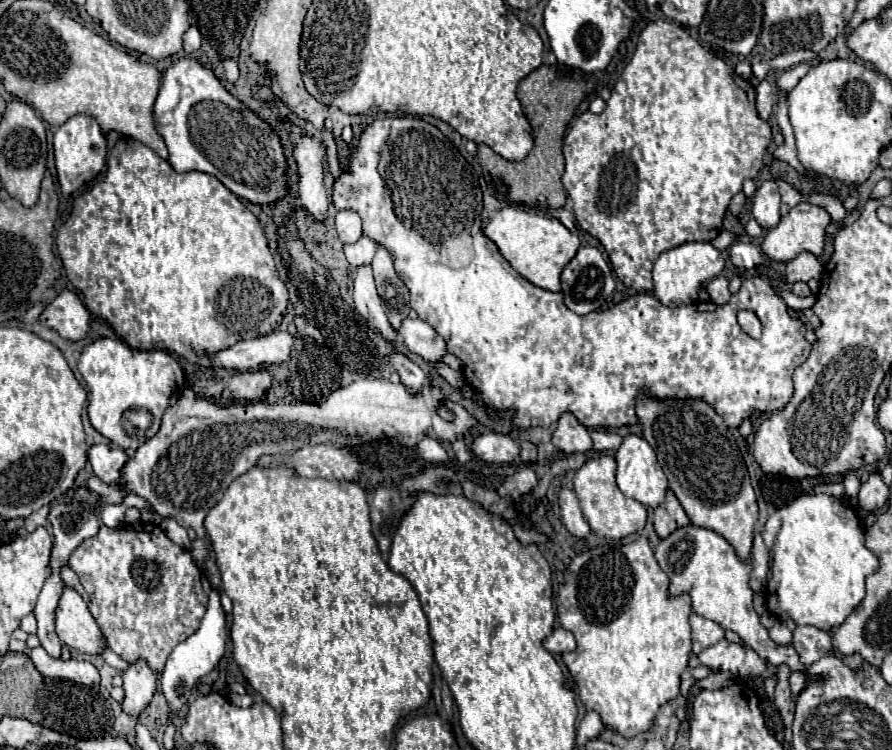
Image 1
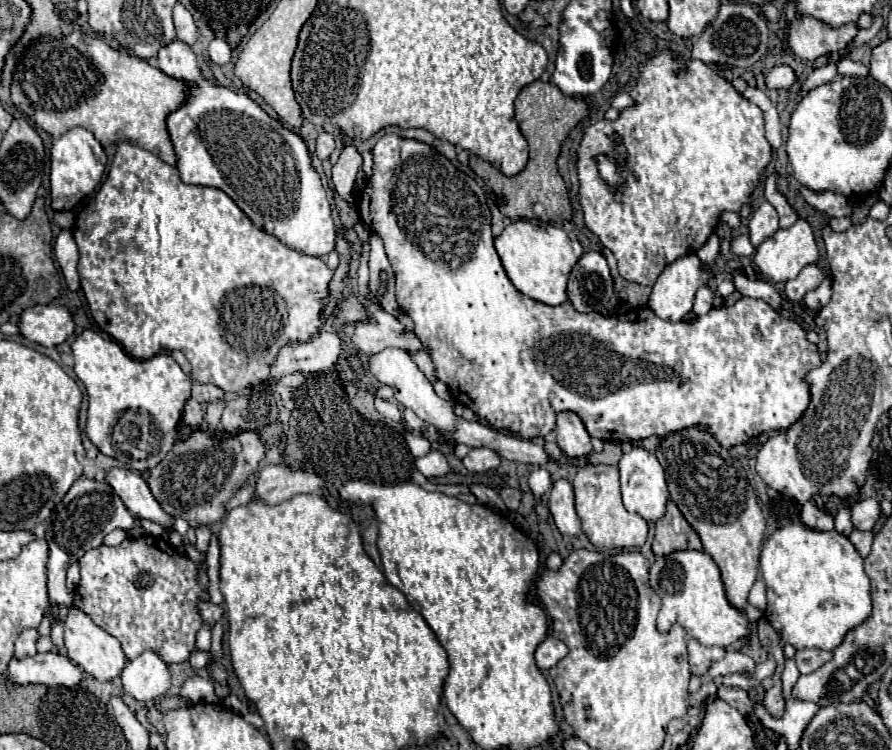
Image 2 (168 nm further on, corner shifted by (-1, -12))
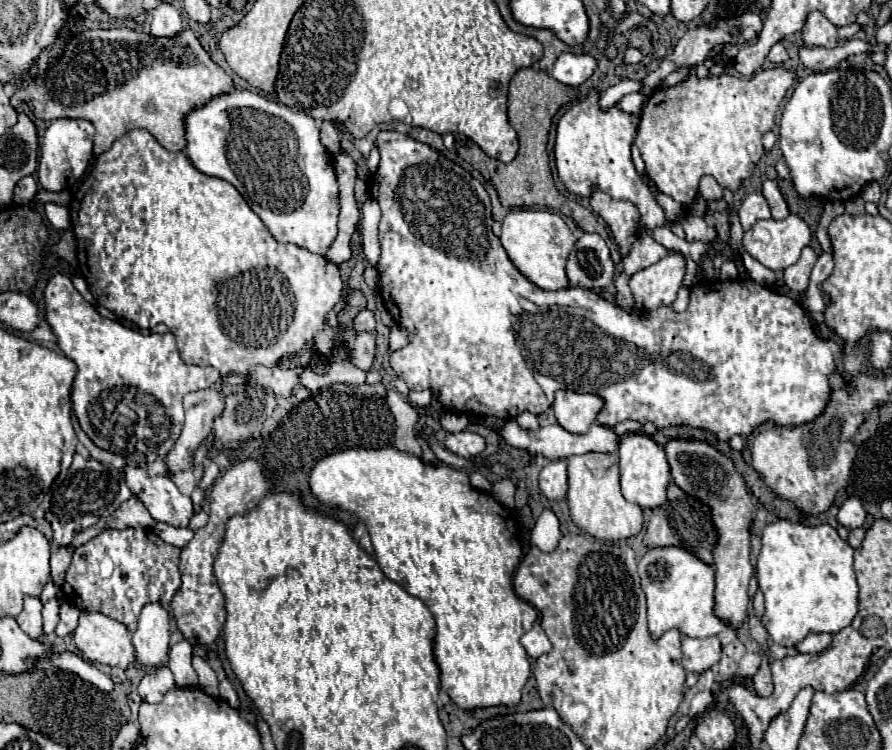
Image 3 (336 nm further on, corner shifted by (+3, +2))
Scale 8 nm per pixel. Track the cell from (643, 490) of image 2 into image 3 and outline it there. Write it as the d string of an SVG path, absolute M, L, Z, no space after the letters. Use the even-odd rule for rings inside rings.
M626 434L622 438L618 456L620 456L620 484L624 498L642 508L662 506L666 502L666 486L670 484L670 466L666 462L664 450L646 434Z

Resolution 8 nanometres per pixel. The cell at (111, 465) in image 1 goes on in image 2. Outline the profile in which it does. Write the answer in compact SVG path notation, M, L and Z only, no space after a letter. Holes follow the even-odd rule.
M112 468L106 472L106 482L122 498L134 518L152 520L164 528L170 528L174 518L166 514L154 500L144 476L130 468Z

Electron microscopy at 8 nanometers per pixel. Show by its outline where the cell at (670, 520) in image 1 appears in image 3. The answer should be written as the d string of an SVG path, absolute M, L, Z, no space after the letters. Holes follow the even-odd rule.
M670 482L668 486L668 500L652 510L648 528L646 528L646 536L644 536L644 544L648 548L654 546L678 546L678 548L686 548L690 552L696 554L696 558L700 558L704 564L714 566L712 560L712 550L718 542L718 532L716 526L712 522L712 512L708 506L704 506L702 502L690 498L686 492L682 492L674 482Z

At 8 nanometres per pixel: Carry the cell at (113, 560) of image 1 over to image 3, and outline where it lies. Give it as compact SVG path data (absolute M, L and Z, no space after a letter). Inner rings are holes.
M104 530L74 550L72 564L64 576L62 596L68 604L80 608L82 612L106 614L124 622L126 628L134 632L142 604L160 600L164 608L170 608L170 600L182 584L178 556L180 548L160 540L154 530Z

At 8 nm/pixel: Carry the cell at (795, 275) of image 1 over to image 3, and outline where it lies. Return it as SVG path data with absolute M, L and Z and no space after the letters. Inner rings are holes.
M806 246L802 250L798 262L784 270L784 282L786 282L786 286L790 290L796 290L796 292L806 292L808 280L810 280L810 272L812 272L816 260L818 260L816 252L810 246Z

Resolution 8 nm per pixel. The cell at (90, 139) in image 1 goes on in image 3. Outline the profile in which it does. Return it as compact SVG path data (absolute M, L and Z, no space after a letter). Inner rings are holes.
M58 118L52 120L48 130L44 132L44 144L40 152L38 164L38 180L42 188L50 192L60 192L72 186L88 168L92 158L92 140L94 140L94 126L88 120L72 120L72 118Z

